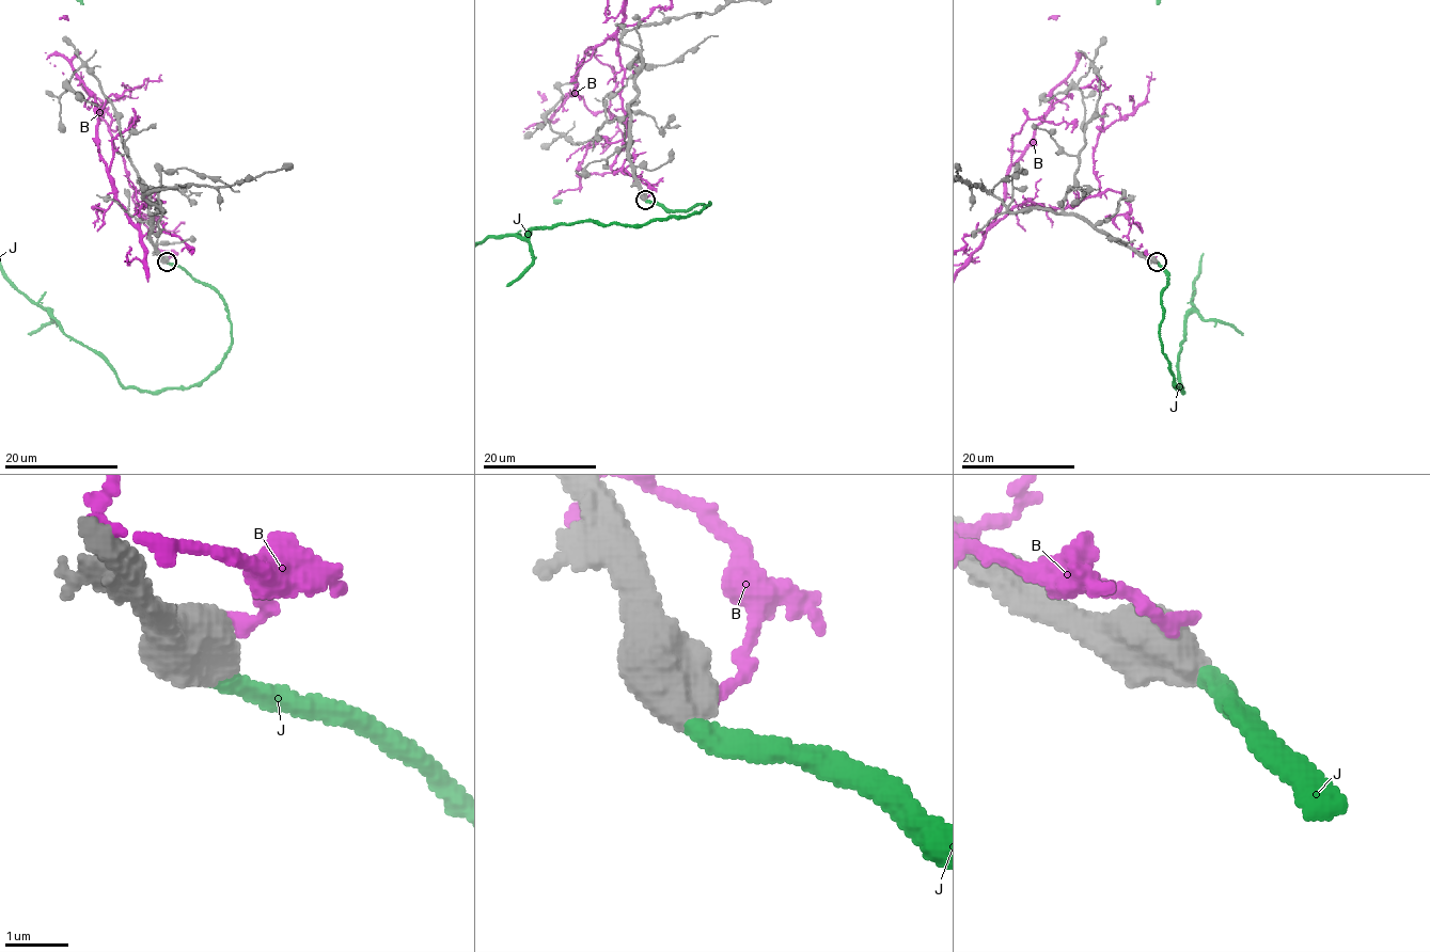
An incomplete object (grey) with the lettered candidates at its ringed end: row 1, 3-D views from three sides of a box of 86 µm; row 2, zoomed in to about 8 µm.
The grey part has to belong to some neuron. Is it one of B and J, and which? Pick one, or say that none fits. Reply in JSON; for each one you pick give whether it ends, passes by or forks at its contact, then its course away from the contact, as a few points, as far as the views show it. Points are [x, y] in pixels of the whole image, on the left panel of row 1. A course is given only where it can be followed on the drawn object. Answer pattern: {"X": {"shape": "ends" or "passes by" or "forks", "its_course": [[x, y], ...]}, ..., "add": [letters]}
{"J": {"shape": "ends"}, "add": ["J"]}

